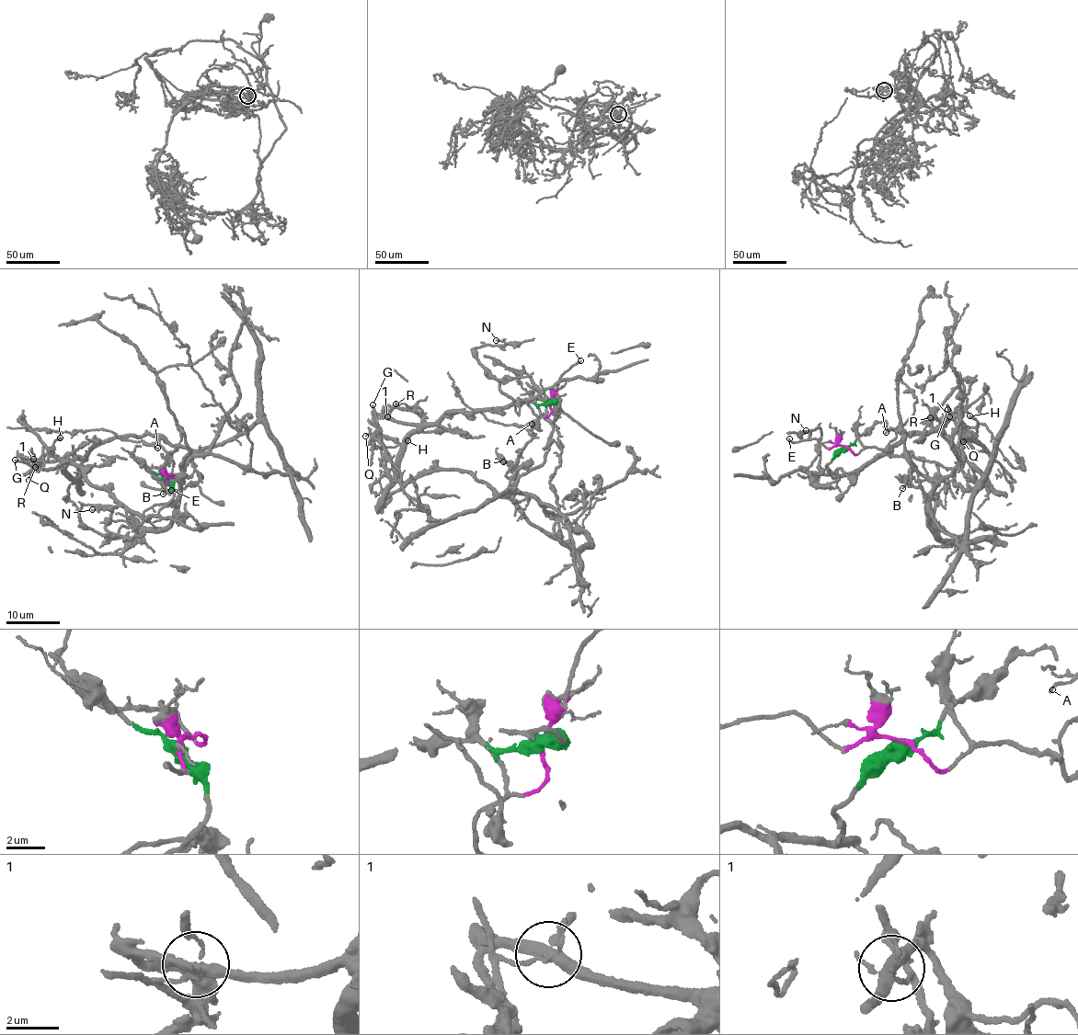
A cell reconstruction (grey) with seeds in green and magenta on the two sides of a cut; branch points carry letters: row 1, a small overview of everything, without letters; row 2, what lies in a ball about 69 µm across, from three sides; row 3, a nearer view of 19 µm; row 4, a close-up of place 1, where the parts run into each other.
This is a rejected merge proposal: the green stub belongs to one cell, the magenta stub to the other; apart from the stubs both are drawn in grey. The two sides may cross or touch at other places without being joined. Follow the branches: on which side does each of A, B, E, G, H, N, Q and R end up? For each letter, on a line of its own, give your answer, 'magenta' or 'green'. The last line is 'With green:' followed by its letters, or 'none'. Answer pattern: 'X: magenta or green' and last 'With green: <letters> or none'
A: magenta
B: magenta
E: magenta
G: magenta
H: green
N: green
Q: green
R: green
With green: H, N, Q, R

